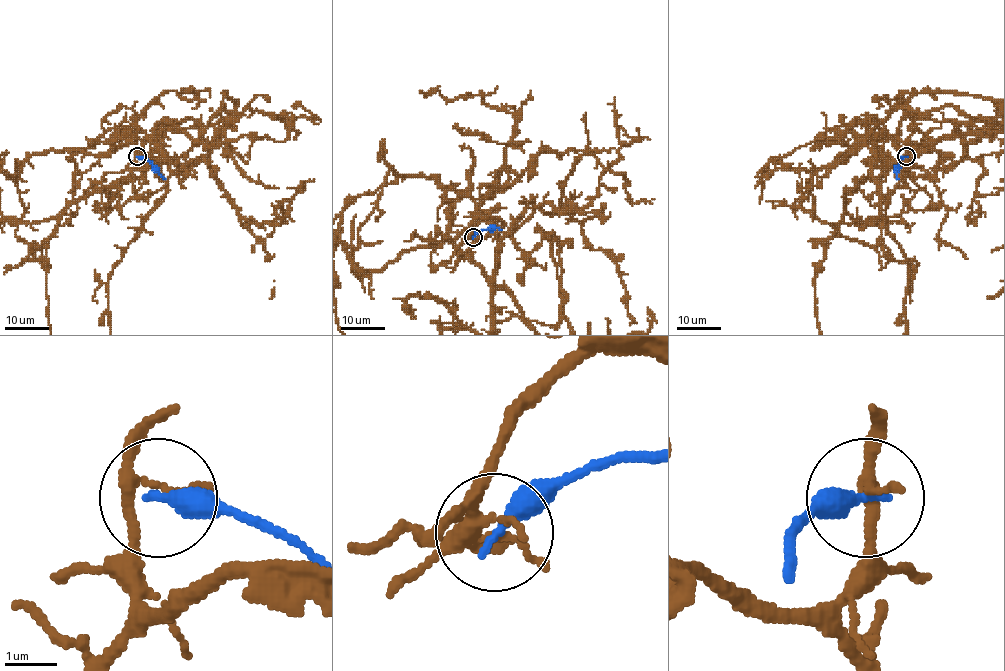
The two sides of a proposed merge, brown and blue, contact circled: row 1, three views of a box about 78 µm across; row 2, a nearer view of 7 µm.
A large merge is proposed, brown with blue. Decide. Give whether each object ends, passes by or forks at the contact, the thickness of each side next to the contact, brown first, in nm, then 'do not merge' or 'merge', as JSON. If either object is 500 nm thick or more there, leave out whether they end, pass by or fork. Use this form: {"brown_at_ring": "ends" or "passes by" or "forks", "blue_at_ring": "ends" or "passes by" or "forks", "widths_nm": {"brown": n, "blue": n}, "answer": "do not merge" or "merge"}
{"brown_at_ring": "passes by", "blue_at_ring": "ends", "widths_nm": {"brown": 190, "blue": 360}, "answer": "do not merge"}

